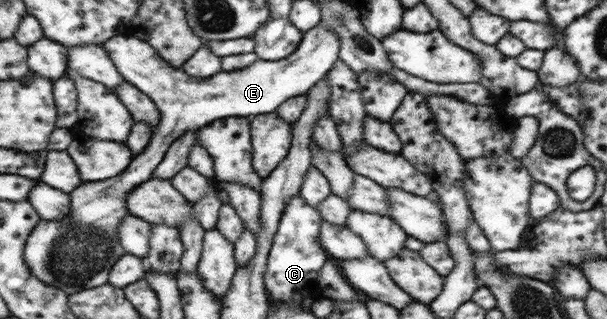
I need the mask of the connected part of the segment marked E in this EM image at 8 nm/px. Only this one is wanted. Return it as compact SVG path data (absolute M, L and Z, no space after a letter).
M319 23L309 31L304 32L298 49L281 61L258 59L243 69L221 71L209 78L198 79L189 76L182 68L176 68L167 63L167 60L164 60L159 51L151 47L150 43L133 37L130 32L112 37L101 45L105 48L111 61L125 81L131 86L137 87L139 91L152 99L153 104L159 109L162 122L159 123L159 127L152 134L150 145L147 145L147 149L141 155L134 157L127 170L119 174L118 177L105 179L104 181L83 182L70 194L72 197L72 209L69 211L69 216L65 216L63 220L48 221L40 219L38 226L27 238L24 258L27 259L27 265L31 267L32 274L37 276L43 283L61 288L69 296L109 283L109 275L114 263L122 255L126 254L118 234L119 223L123 223L127 215L131 215L126 206L126 197L130 194L131 189L136 188L140 183L146 182L152 177L159 163L162 163L171 144L179 140L185 132L207 126L217 119L252 118L260 114L269 114L276 111L286 102L286 99L307 94L311 87L314 87L319 80L325 78L327 72L339 60L338 53L340 50L338 35L332 29L328 29L328 27L324 27Z

